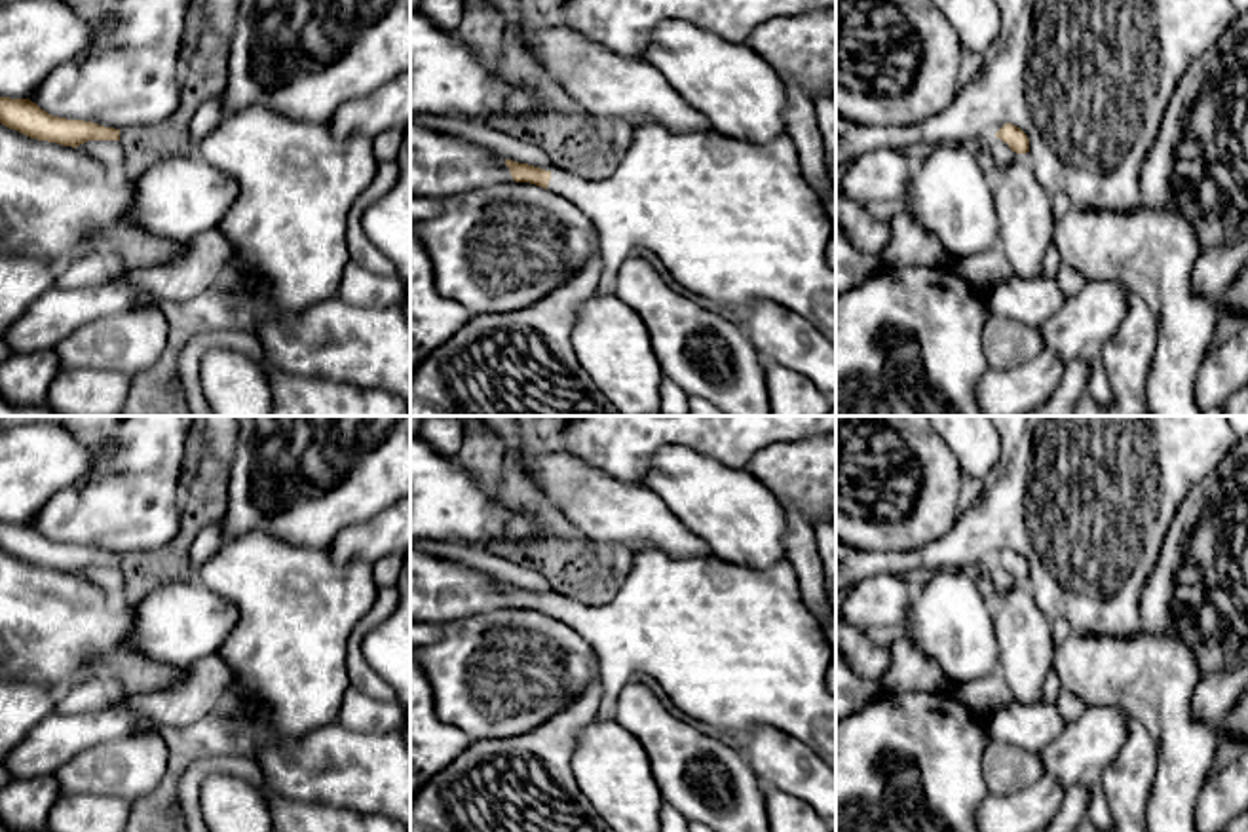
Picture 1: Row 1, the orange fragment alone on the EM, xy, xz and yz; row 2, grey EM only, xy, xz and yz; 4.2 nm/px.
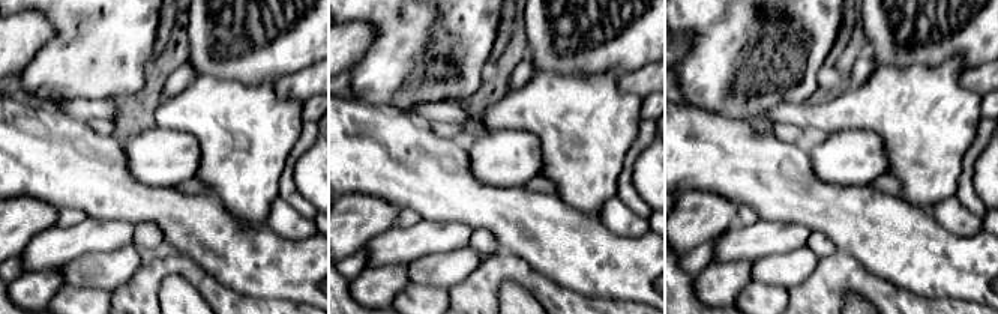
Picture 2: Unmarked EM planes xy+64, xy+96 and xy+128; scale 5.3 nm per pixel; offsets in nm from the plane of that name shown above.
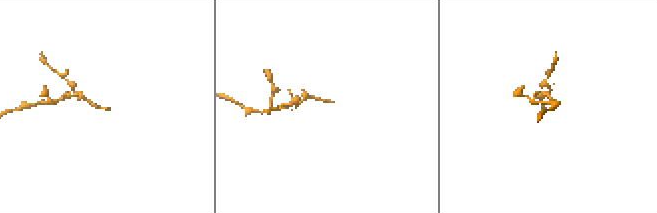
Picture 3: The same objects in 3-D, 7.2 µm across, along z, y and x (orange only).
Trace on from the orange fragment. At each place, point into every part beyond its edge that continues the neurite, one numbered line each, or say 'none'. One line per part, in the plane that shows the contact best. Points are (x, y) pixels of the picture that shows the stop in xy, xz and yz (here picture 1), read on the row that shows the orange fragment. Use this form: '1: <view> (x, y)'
1: xz (734, 223)

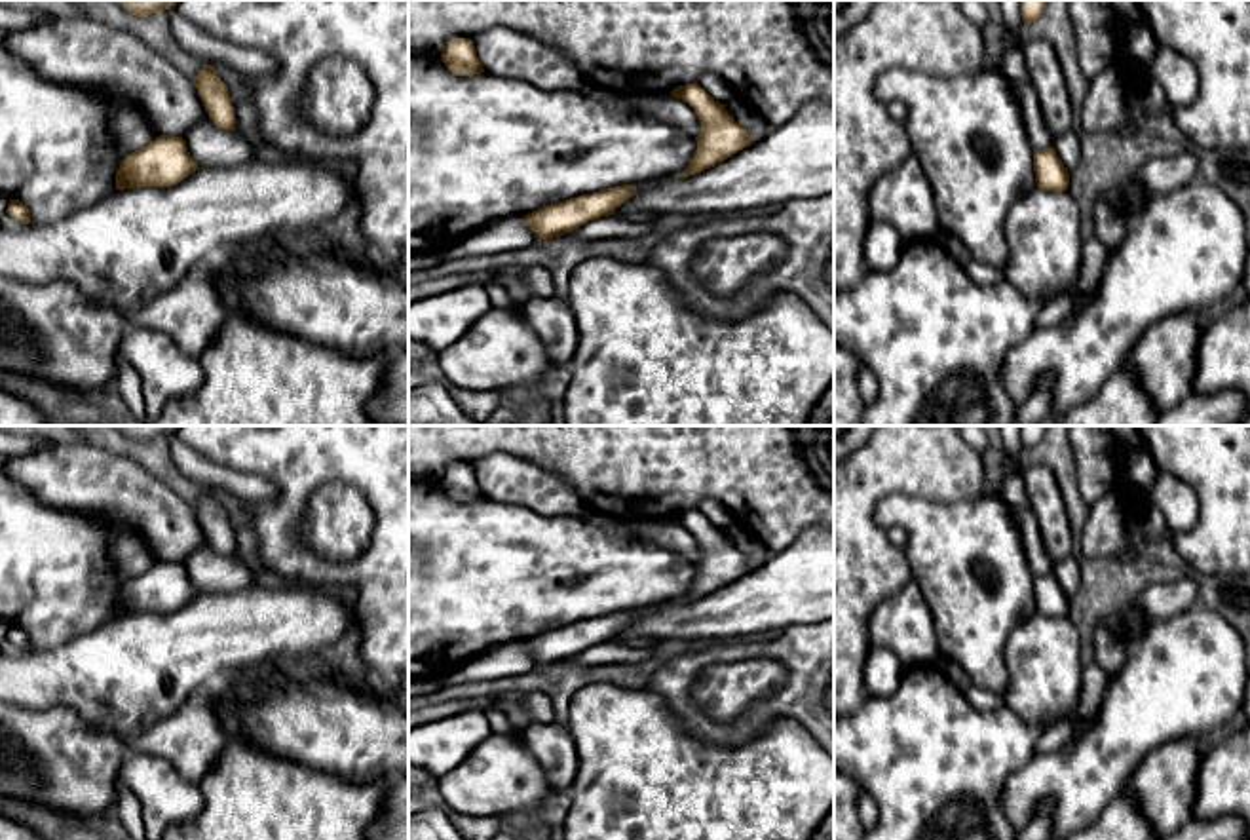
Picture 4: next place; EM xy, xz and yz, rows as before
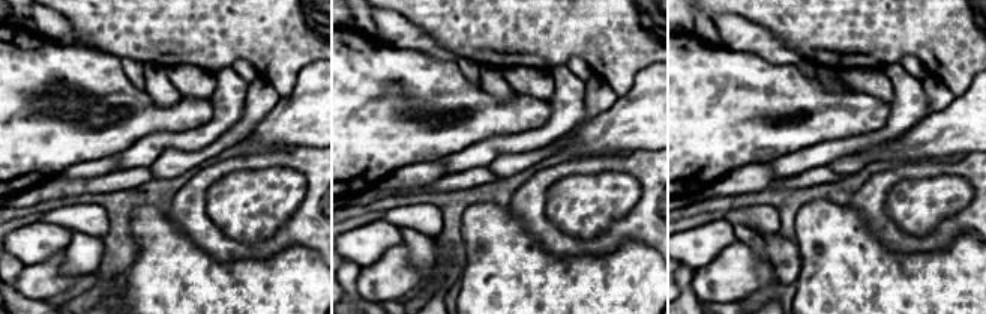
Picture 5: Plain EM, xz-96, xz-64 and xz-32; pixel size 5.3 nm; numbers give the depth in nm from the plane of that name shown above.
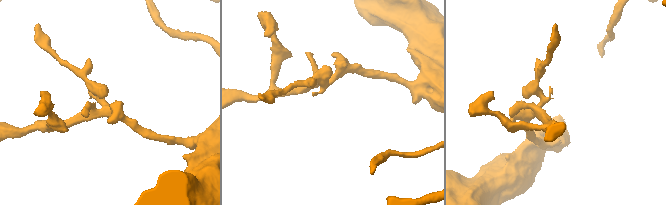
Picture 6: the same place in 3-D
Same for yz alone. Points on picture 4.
none

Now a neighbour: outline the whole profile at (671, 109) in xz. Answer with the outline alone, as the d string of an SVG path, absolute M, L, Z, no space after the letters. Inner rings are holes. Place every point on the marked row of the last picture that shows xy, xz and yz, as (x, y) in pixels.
M644 95L638 97L642 110L653 118L665 120L686 133L697 137L701 133L701 120L695 110L678 97L672 95Z

